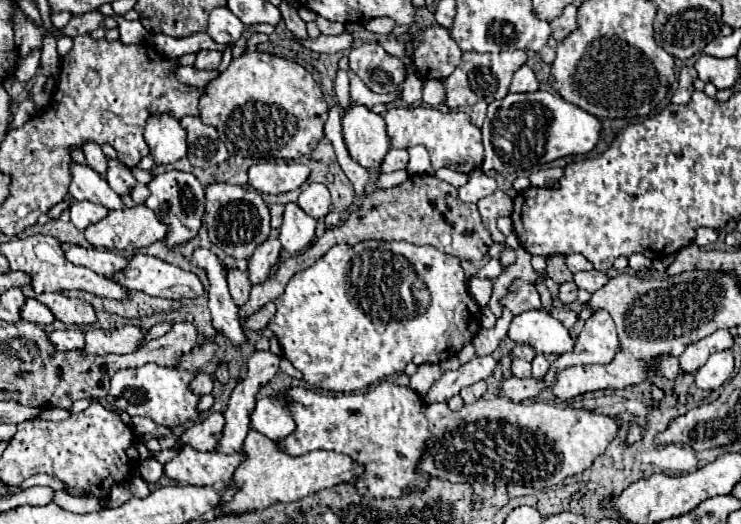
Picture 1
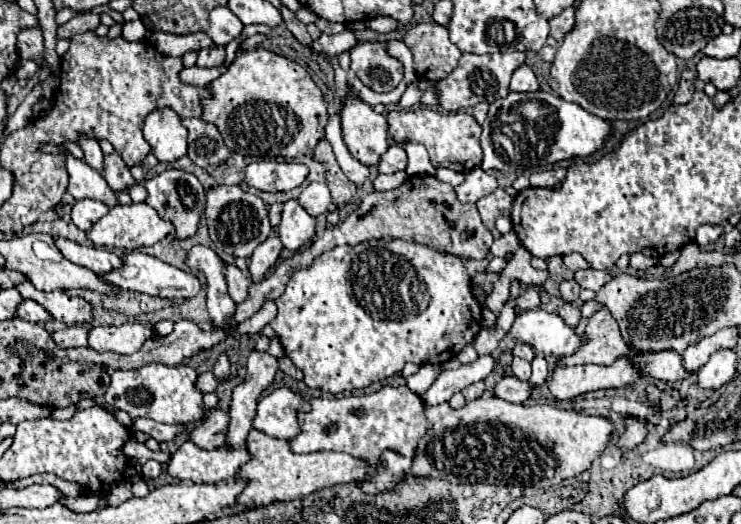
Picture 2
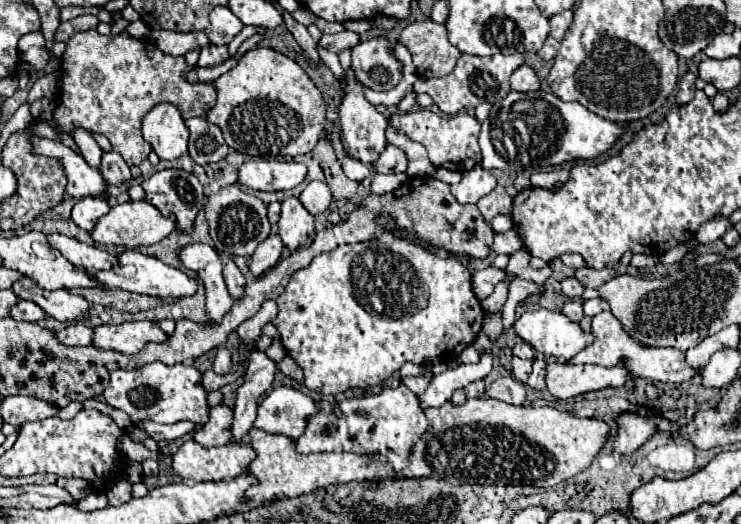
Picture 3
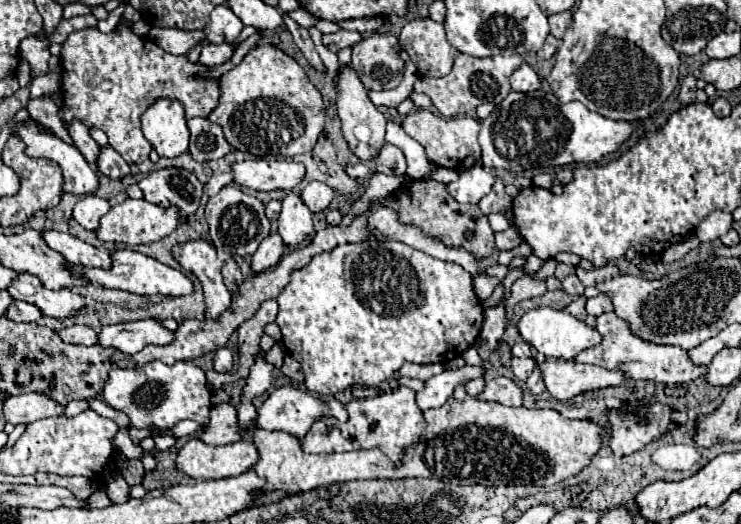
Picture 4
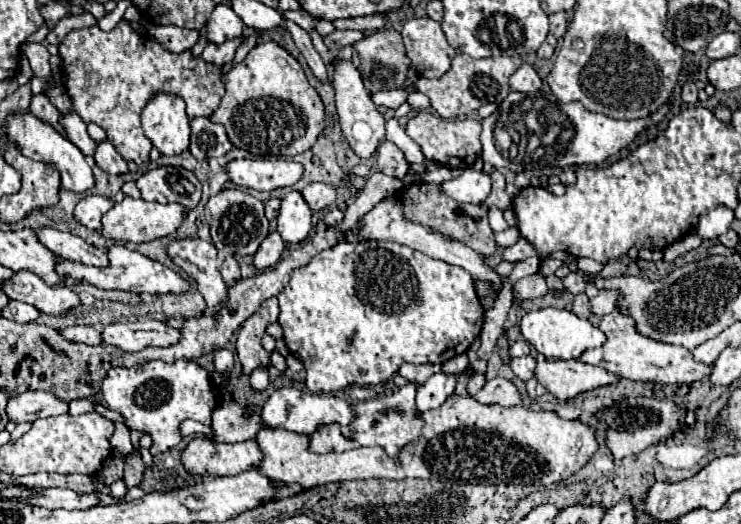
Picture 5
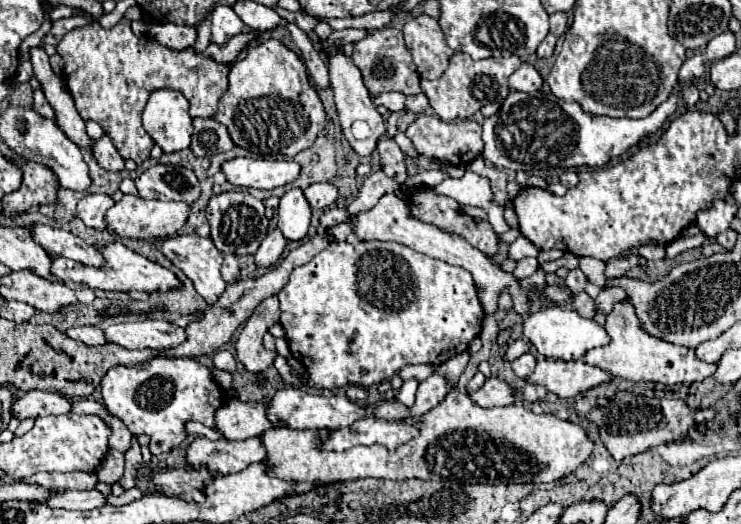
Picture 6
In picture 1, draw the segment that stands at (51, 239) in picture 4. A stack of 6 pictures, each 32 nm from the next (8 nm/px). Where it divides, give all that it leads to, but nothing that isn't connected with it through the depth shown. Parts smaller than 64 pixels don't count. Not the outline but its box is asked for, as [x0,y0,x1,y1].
[60,242,126,276]

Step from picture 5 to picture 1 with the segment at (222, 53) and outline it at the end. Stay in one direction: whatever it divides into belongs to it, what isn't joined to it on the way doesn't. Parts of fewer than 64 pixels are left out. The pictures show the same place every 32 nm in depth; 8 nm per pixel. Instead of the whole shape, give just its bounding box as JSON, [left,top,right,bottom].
[196,50,222,70]

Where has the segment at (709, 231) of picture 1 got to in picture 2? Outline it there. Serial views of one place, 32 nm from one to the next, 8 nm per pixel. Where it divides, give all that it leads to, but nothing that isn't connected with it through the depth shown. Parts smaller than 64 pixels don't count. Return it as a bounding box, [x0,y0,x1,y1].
[696,224,724,246]

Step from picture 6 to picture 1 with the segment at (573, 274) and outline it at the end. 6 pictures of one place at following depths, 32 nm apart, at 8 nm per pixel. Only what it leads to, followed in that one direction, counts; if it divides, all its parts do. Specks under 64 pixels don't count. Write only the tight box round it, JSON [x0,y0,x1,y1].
[560,282,578,304]

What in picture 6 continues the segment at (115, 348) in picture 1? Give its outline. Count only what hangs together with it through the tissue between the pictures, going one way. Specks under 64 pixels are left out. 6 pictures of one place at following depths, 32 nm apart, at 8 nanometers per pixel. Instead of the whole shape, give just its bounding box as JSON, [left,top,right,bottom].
[104,318,188,350]

